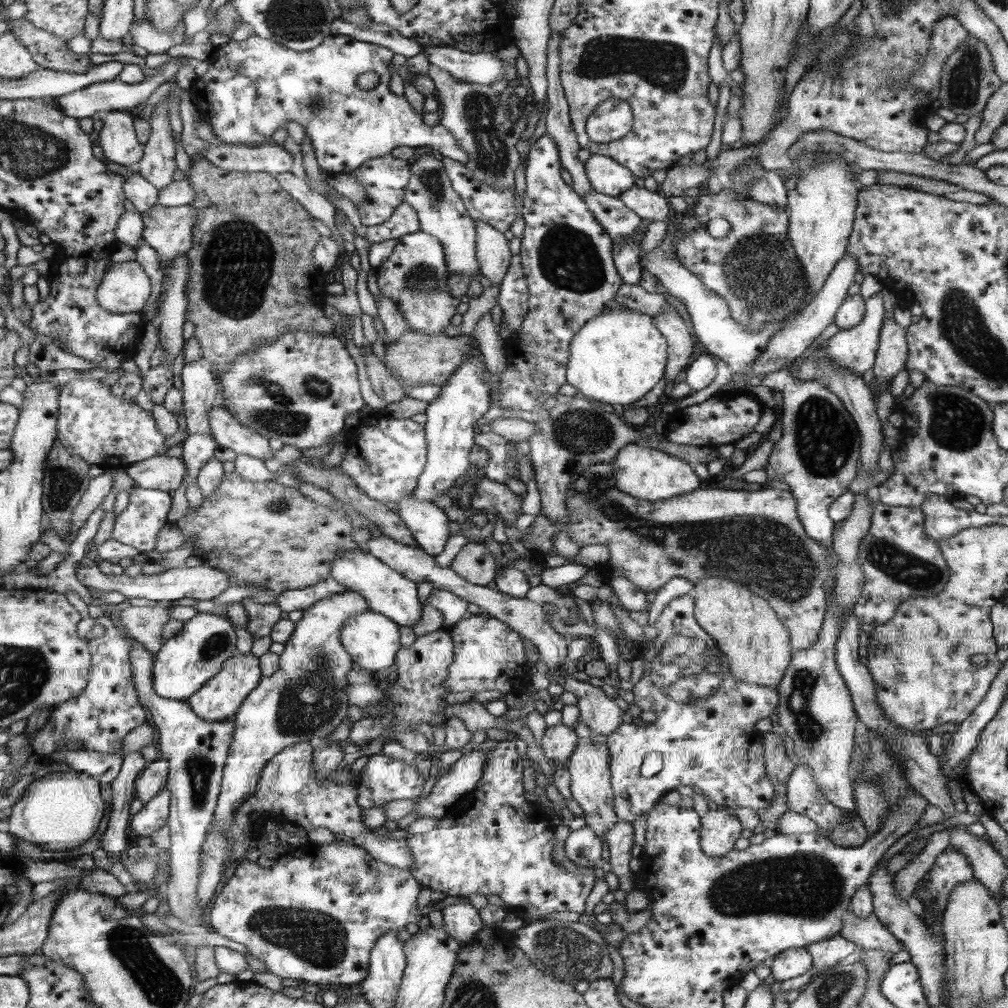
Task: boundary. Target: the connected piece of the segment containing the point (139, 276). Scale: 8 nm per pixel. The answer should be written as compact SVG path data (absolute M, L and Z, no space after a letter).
M113 262L97 288L97 300L113 313L141 313L150 288L150 277L139 262Z

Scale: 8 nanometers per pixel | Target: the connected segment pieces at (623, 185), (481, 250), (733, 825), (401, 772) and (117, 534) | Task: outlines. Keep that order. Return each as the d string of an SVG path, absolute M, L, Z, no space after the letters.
M591 154L585 162L585 171L593 190L608 196L619 197L640 182L628 168L606 155Z
M474 221L477 228L476 251L477 261L480 264L481 276L486 276L492 284L500 284L507 275L510 258L509 240L504 233L496 230L493 226Z
M709 809L701 815L700 848L708 856L724 856L734 849L734 842L741 837L742 824L736 815Z
M379 752L372 755L362 769L360 781L357 786L357 791L360 793L357 796L357 803L361 805L363 810L365 810L366 808L382 806L392 800L415 800L420 798L425 783L424 777L422 777L422 774L416 767L414 767L414 765L406 764L406 762L400 758L392 758Z
M135 486L129 499L130 502L126 509L115 518L111 538L132 546L138 550L138 553L146 555L146 553L155 550L156 538L158 538L160 529L166 524L170 524L168 512L170 512L172 493L161 492L160 490L152 491Z

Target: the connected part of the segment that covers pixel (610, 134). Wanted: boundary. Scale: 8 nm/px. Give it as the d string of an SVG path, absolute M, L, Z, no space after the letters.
M604 100L587 119L590 140L597 143L620 141L630 134L634 124L630 104L625 100Z

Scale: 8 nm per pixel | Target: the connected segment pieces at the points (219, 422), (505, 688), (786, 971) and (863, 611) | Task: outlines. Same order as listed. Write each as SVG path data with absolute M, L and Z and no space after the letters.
M219 401L208 411L208 424L221 449L230 449L237 456L248 455L264 463L276 456L265 436L240 425Z
M469 614L464 619L459 620L448 629L454 643L453 663L449 666L449 674L445 680L445 688L450 692L466 692L474 690L474 693L483 690L497 690L502 695L519 694L530 682L530 670L522 670L526 666L526 656L524 656L524 644L520 640L520 635L514 632L504 621L497 617L490 617L486 614Z
M805 948L788 949L774 958L771 976L780 982L790 980L806 974L813 968L812 964L812 956Z
M880 501L875 503L871 514L871 525L868 534L858 547L858 564L865 572L866 582L863 584L861 596L853 608L853 614L868 624L884 624L895 614L898 605L913 596L934 597L944 590L949 582L950 571L941 554L938 542L924 534L925 516L918 506L888 506Z

